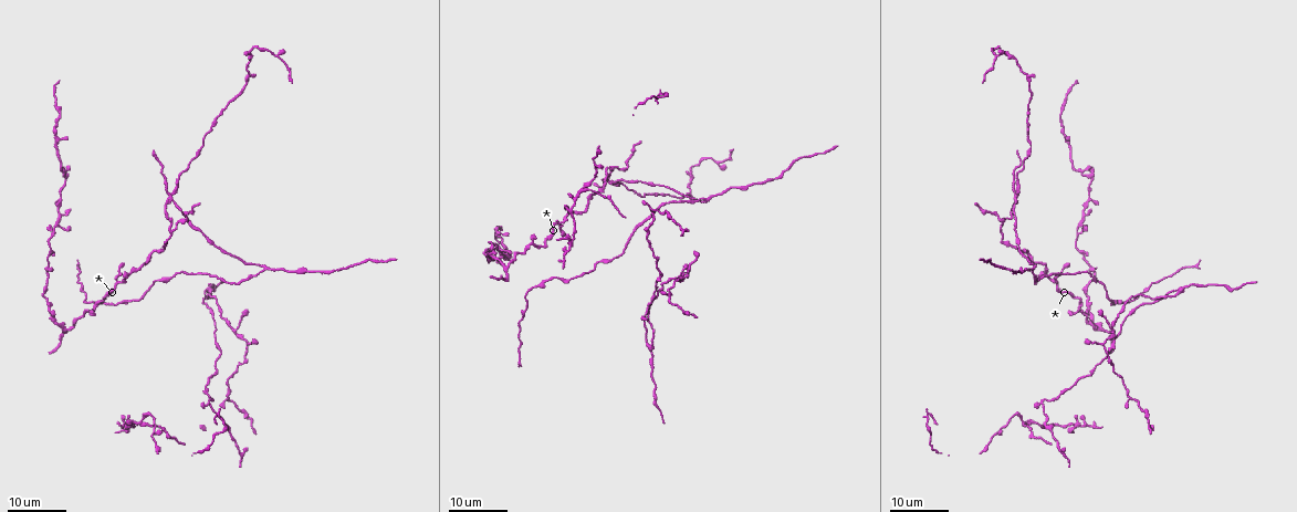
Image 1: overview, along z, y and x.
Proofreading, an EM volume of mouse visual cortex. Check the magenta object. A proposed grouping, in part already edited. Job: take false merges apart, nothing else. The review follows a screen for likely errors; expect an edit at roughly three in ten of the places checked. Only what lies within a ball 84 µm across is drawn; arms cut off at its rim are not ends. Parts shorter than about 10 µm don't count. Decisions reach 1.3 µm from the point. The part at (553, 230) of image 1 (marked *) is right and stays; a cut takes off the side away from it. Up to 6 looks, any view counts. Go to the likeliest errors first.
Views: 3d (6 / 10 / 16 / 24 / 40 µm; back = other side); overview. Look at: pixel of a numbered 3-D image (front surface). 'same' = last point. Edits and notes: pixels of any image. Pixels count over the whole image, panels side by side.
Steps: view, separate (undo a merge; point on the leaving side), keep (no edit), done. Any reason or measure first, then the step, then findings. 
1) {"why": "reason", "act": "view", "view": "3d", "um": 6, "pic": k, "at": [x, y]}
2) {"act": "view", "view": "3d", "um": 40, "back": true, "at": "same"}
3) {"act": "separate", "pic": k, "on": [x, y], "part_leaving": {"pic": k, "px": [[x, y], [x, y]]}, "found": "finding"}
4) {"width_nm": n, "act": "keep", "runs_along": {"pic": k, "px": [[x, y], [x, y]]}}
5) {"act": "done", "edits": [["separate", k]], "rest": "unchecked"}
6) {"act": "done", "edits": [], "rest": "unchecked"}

{"why": "three-way junction", "act": "view", "view": "3d", "um": 16, "pic": 1, "at": [1040, 402]}

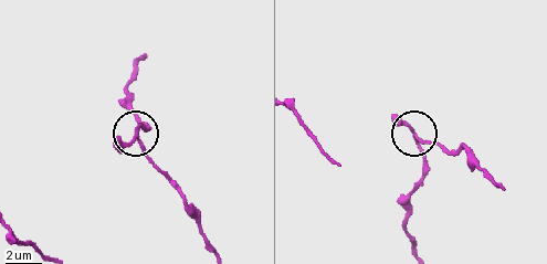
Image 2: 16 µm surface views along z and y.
{"why": "closer look", "act": "view", "view": "3d", "um": 6, "pic": 2, "at": [414, 132]}

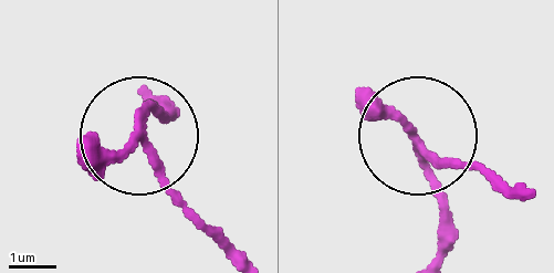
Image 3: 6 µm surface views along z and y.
{"arms": 3, "act": "keep", "runs_along": {"pic": 3, "px": [[437, 245], [437, 186], [421, 147], [480, 170]]}, "found": "continuous, no second cell"}

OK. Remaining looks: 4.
{"why": "a fork", "act": "view", "view": "3d", "um": 16, "pic": 1, "at": [207, 289]}

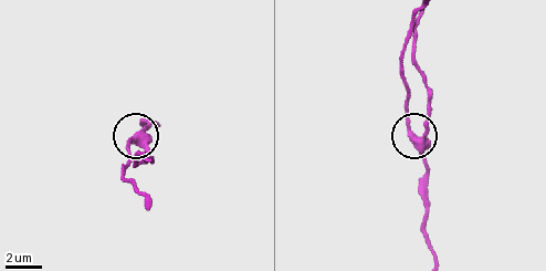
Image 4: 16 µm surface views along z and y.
{"act": "view", "view": "3d", "um": 6, "pic": 4, "at": [416, 145]}

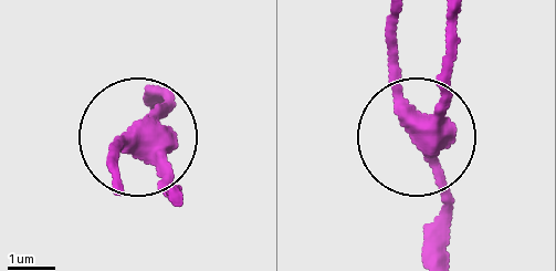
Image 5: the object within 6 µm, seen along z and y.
{"width_nm": 380, "act": "keep", "found": "one cell here"}

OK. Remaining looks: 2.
{"why": "three arms meet", "act": "view", "view": "3d", "um": 24, "pic": 1, "at": [229, 329]}

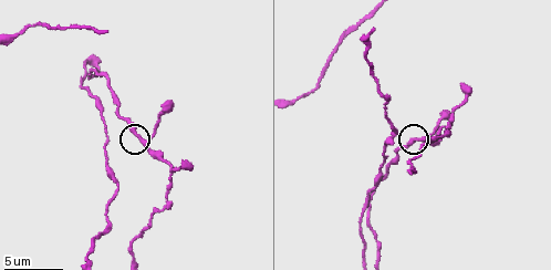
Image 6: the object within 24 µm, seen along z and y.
{"act": "view", "view": "3d", "um": 10, "pic": 6, "at": [417, 139]}

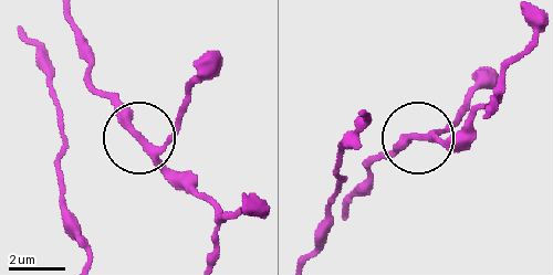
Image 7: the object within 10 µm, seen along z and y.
{"arms": 3, "act": "keep", "found": "one cell here"}

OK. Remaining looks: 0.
{"act": "done", "edits": [], "rest": "unchecked"}

